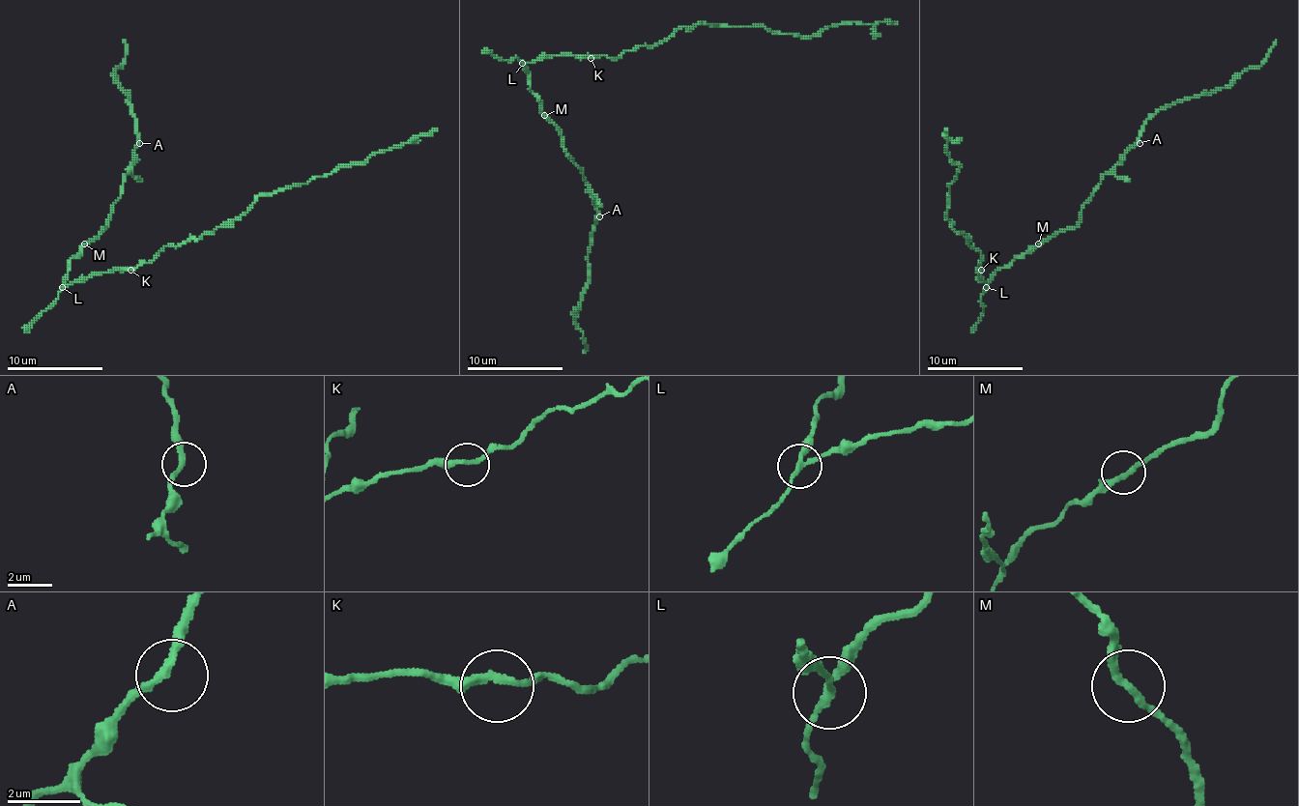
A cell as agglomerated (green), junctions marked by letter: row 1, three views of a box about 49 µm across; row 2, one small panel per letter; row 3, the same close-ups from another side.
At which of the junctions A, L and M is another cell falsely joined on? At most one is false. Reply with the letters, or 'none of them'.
L

